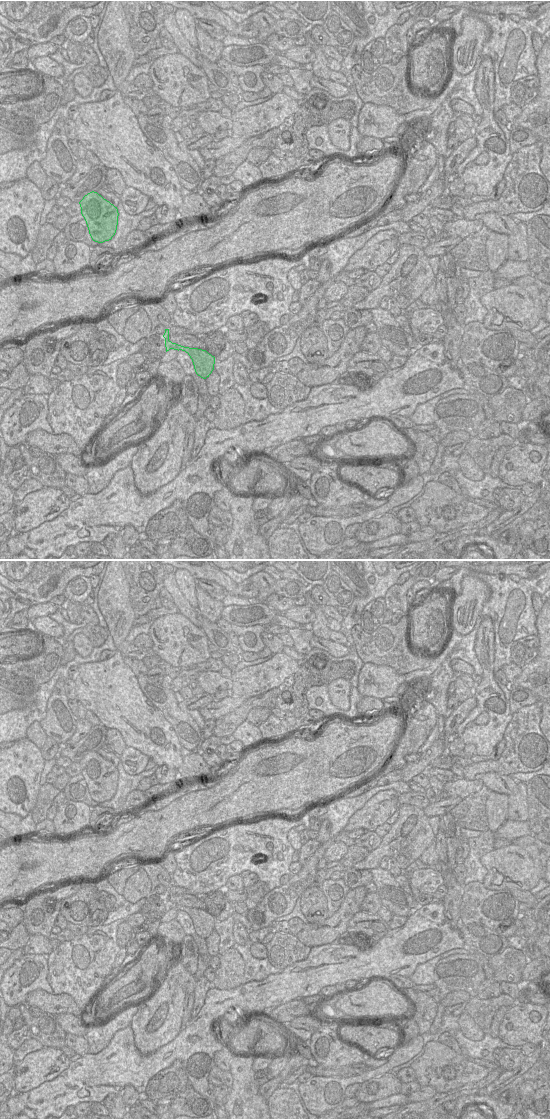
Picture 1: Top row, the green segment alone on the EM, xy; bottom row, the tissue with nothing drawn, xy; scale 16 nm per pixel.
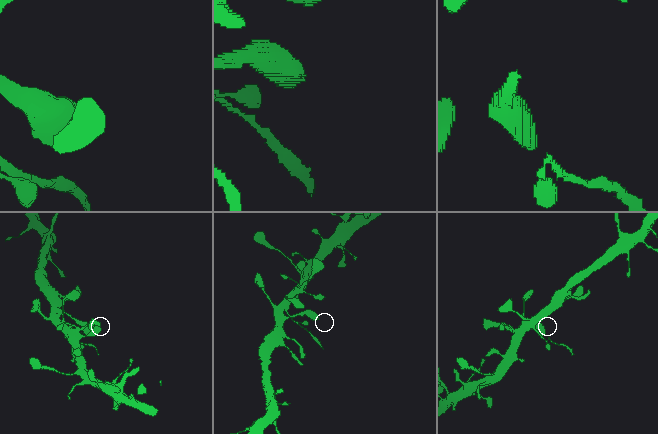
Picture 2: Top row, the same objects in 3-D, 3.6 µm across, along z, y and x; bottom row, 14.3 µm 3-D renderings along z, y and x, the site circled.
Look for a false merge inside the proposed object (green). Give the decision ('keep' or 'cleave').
cleave

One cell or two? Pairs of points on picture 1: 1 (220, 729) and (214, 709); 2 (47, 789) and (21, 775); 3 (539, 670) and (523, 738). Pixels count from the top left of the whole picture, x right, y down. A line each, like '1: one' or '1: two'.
1: two
2: two
3: two

